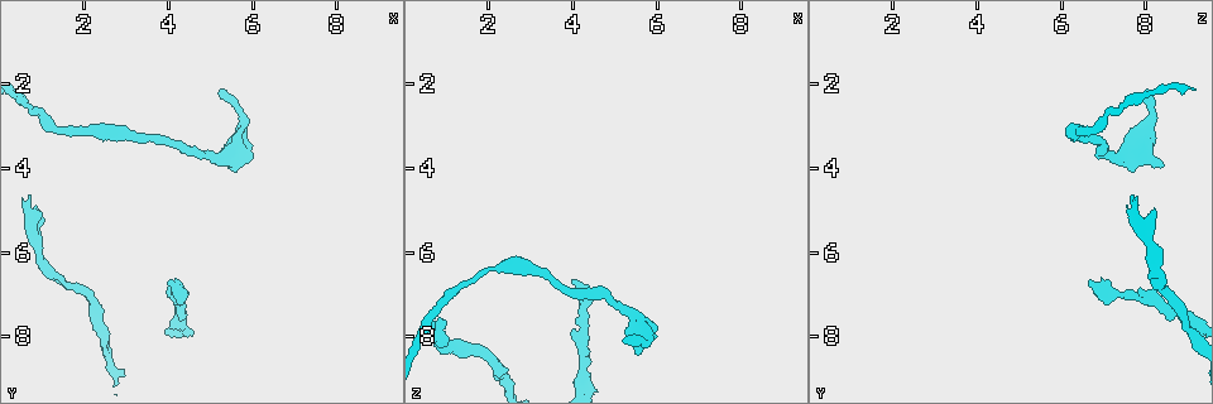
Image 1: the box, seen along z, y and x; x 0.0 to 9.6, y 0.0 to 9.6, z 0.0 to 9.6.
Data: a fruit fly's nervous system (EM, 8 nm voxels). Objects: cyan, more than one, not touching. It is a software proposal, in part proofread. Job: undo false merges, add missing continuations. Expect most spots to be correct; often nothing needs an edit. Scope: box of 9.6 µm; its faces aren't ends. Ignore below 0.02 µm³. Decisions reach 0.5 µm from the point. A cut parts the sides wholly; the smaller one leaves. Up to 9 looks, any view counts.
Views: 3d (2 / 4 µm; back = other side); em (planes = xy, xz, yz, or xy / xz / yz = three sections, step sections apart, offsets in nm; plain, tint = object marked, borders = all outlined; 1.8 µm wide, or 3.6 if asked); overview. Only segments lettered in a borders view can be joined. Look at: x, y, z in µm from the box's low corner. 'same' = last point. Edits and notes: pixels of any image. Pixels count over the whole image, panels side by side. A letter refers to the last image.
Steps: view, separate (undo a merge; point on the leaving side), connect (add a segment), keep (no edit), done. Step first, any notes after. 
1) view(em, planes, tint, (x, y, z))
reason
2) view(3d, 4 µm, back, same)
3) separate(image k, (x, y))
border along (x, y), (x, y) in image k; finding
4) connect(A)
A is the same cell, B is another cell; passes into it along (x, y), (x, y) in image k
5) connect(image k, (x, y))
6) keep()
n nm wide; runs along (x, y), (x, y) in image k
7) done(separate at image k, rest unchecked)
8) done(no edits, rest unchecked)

view(3d, 2 µm, (5.20, 2.15, 8.15))
free end

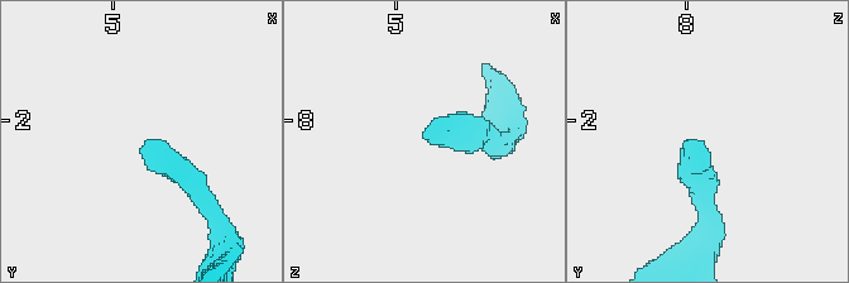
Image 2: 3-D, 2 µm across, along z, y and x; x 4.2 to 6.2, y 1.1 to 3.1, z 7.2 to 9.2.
view(em, planes, borders, (5.22, 2.18, 8.16))
need the tissue

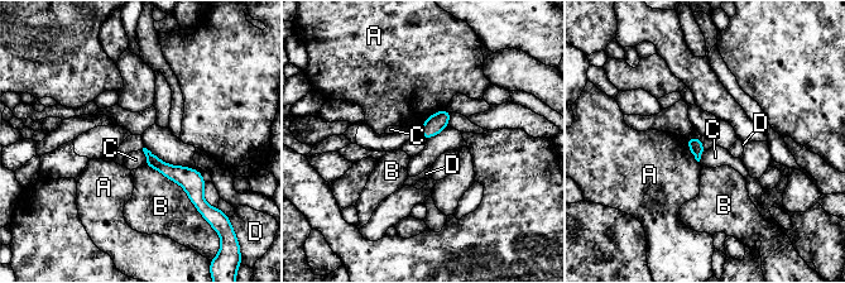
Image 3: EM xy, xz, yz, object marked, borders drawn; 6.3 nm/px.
keep()
A, B, C and D are other cells; none of them fits

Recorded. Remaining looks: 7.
view(em, xz, step 4, plain, (5.55, 3.90, 8.45))
free end

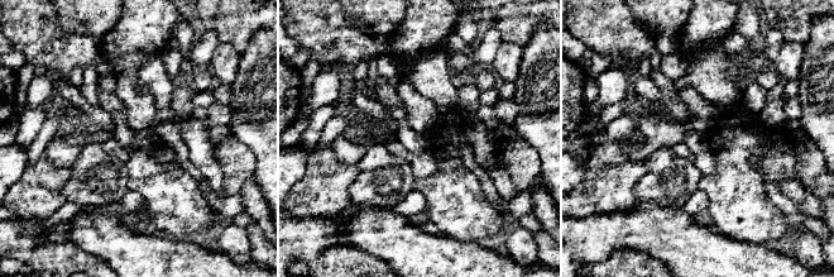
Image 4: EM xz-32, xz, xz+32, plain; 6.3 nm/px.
view(em, xz, step 4, borders, same)

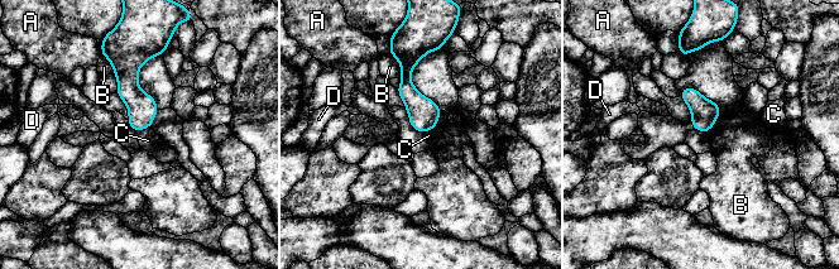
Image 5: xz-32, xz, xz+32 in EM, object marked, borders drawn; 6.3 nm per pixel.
keep()
A, B, C and D are other cells; border along (150, 126), (135, 131) in image 5; none of them fits

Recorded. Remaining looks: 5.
view(3d, 2 µm, (0.85, 4.90, 7.60))
branch stops here

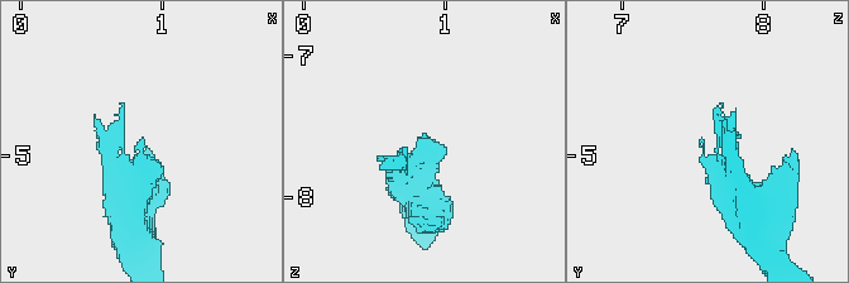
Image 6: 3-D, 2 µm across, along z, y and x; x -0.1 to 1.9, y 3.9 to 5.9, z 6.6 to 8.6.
view(em, planes, borders, (0.82, 4.88, 7.56))

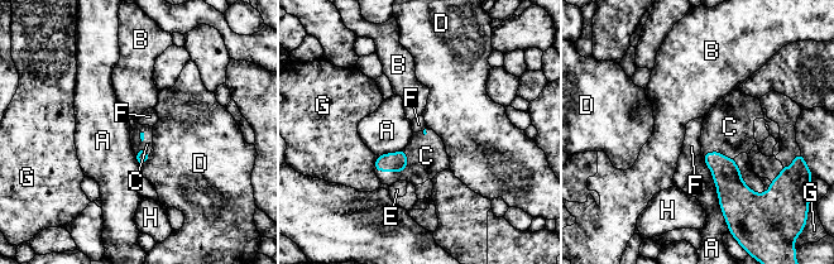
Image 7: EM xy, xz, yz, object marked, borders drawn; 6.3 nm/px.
connect(image 7, (426, 156))
A touches over 420 nm; C is the same cell, A, B, D, E, F, G and H are other cells; it goes on there

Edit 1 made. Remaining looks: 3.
view(overview)
see it whole again

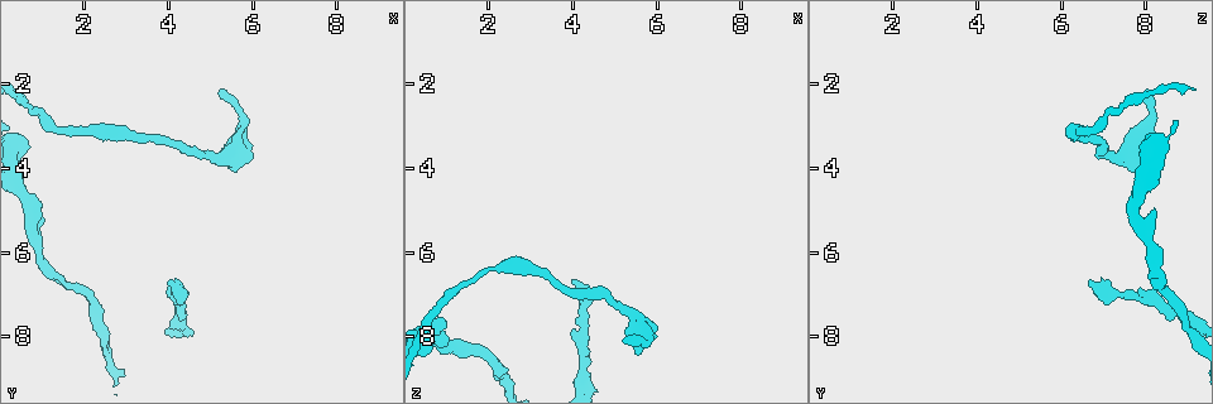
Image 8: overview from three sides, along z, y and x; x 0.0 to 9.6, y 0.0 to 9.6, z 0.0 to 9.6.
view(em, planes, borders, (4.05, 6.65, 6.70))

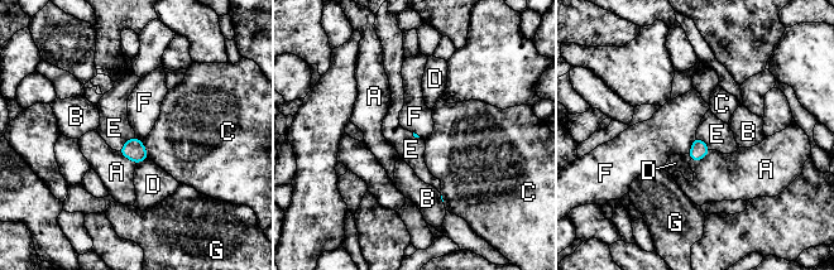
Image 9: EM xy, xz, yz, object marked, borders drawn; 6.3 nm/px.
connect(image 9, (114, 128))
E is the same cell, A, B, C, D, F and G are other cells; it goes on there

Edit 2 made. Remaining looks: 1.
done(connect at image 7, connect at image 9, rest unchecked)

